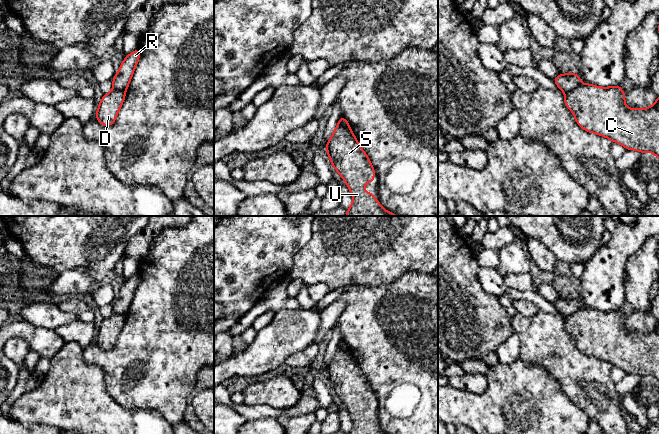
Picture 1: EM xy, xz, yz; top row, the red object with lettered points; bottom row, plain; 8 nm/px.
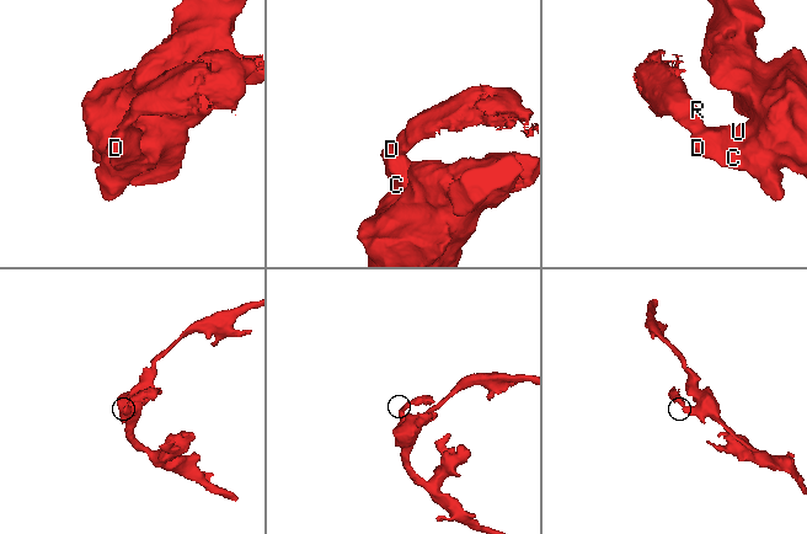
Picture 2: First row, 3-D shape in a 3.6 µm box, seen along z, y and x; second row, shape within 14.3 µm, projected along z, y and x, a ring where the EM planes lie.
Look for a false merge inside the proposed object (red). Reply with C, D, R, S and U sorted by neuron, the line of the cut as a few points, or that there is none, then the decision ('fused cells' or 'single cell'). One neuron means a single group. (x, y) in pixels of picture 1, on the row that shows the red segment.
C D S U / R; cut in yz along (580, 84), (564, 92); fused cells

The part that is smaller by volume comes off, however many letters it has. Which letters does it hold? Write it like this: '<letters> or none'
R

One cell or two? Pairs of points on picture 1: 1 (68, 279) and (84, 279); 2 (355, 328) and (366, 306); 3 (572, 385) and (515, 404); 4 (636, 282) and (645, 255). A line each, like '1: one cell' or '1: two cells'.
1: one cell
2: one cell
3: two cells
4: one cell

